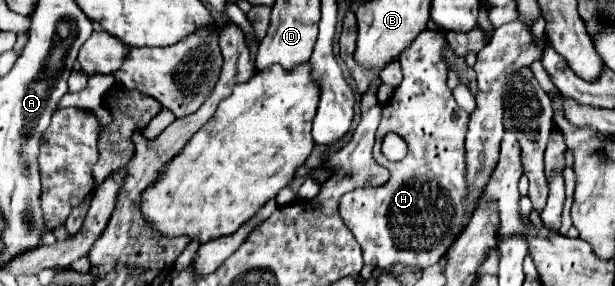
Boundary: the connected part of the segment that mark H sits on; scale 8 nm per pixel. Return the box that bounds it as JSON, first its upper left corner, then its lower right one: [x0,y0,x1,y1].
[340,30,468,268]

